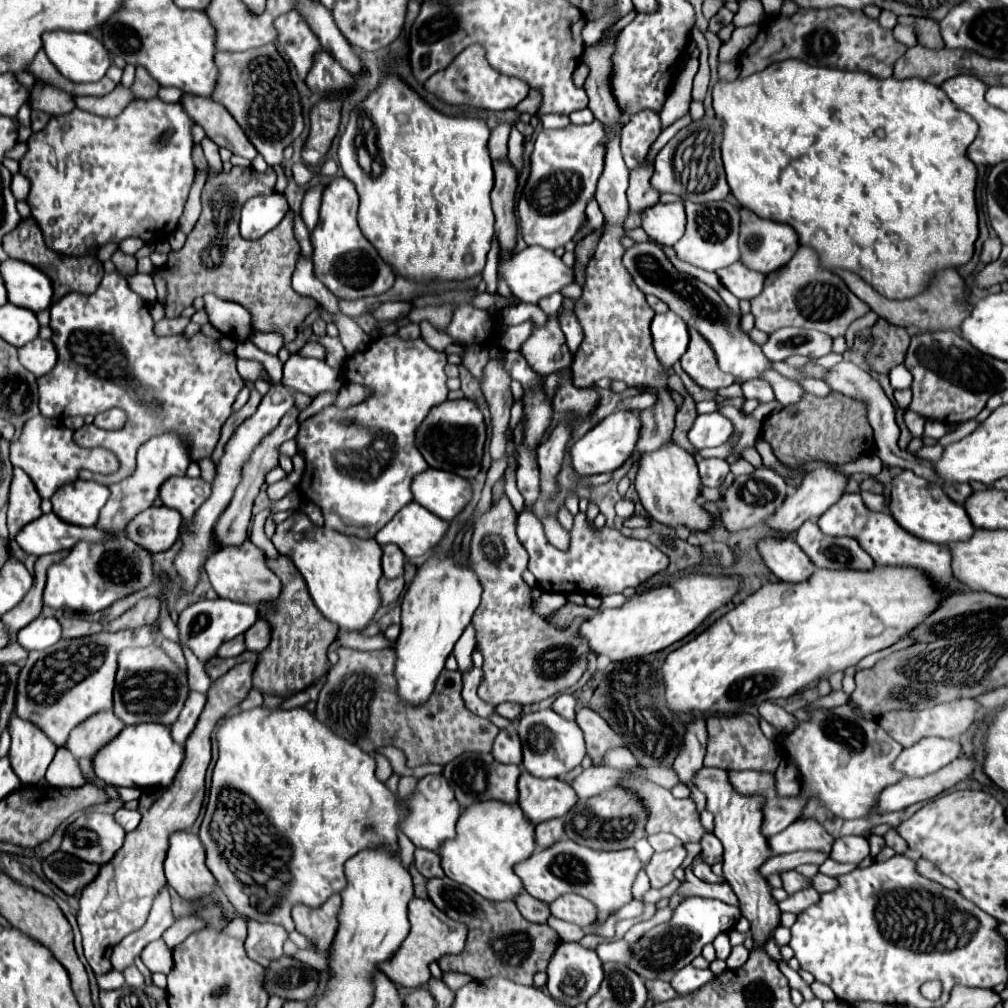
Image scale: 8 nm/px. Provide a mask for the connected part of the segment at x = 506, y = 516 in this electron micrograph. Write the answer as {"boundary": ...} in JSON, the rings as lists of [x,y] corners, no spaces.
{"boundary":[[[508,498],[492,504],[492,508],[476,520],[474,536],[470,542],[470,568],[480,580],[482,586],[482,602],[478,606],[478,614],[472,618],[472,626],[476,628],[476,650],[484,656],[482,664],[482,682],[478,686],[478,694],[484,702],[496,706],[500,702],[516,702],[516,704],[534,704],[548,696],[560,694],[574,686],[588,668],[590,646],[588,640],[578,634],[582,622],[586,618],[574,618],[570,626],[558,628],[546,616],[540,616],[534,608],[536,602],[532,598],[532,588],[524,582],[522,574],[528,566],[528,552],[518,542],[516,536],[516,510],[512,508]]]}

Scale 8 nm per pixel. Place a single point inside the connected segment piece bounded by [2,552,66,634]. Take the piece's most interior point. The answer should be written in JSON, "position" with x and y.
{"position":[29,609]}

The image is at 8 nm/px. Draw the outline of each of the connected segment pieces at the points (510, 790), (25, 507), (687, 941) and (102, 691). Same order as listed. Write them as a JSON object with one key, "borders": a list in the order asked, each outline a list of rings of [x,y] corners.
{"borders":[[[[464,752],[452,762],[448,762],[442,770],[444,778],[452,786],[456,800],[462,808],[472,806],[474,802],[484,802],[484,800],[500,800],[506,804],[518,802],[518,778],[520,778],[520,768],[514,764],[500,764],[494,760],[492,754],[482,754],[482,752]]],[[[14,468],[14,478],[10,486],[10,502],[8,502],[8,532],[10,538],[16,538],[16,534],[32,520],[40,518],[40,494],[28,474],[24,470]]],[[[698,896],[686,898],[684,902],[680,902],[680,906],[676,906],[668,922],[654,926],[638,942],[630,944],[632,956],[628,958],[626,966],[644,980],[670,982],[680,968],[690,964],[700,954],[704,944],[712,942],[718,934],[732,930],[738,918],[740,918],[740,910],[720,900],[708,900]]],[[[148,628],[116,634],[98,632],[76,640],[60,640],[46,650],[30,652],[16,686],[16,716],[38,726],[56,746],[64,746],[72,728],[100,710],[112,710],[118,652],[128,646],[152,644],[154,636]]]]}

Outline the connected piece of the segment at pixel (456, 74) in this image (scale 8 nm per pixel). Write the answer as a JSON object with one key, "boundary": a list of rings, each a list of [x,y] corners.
{"boundary":[[[478,44],[468,46],[460,56],[456,56],[452,60],[452,64],[448,68],[430,76],[424,86],[426,86],[426,90],[434,92],[436,96],[440,96],[442,100],[446,100],[450,104],[472,104],[472,106],[480,106],[486,110],[510,110],[520,100],[524,100],[528,96],[528,90],[530,90],[524,80],[510,78],[510,76],[496,72],[486,62],[484,48]]]}

